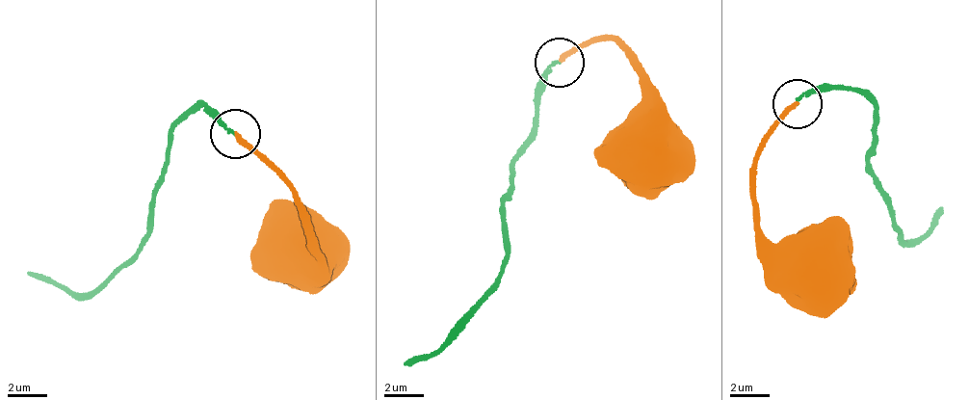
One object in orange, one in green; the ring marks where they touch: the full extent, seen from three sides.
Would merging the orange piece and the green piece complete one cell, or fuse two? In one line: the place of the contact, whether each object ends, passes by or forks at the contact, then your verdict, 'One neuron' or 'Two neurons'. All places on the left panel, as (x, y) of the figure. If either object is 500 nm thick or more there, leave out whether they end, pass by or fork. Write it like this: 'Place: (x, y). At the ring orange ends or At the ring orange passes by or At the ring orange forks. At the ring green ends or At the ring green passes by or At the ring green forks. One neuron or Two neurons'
Place: (235, 133). At the ring orange ends. At the ring green ends. One neuron

